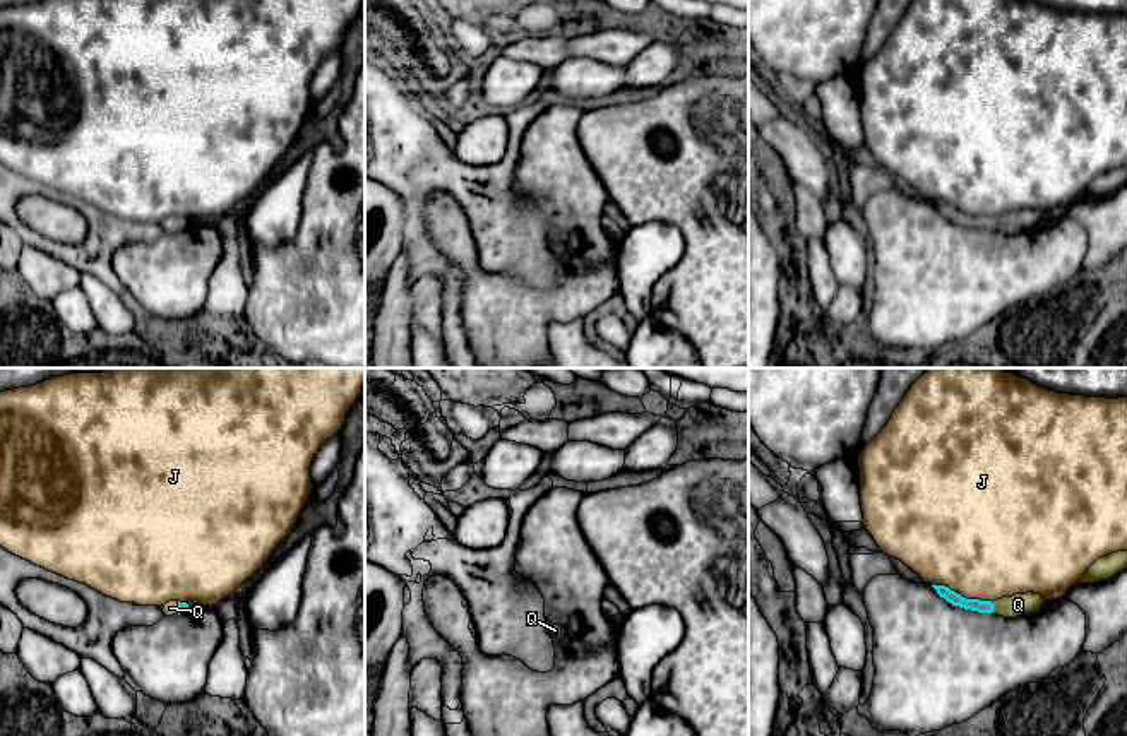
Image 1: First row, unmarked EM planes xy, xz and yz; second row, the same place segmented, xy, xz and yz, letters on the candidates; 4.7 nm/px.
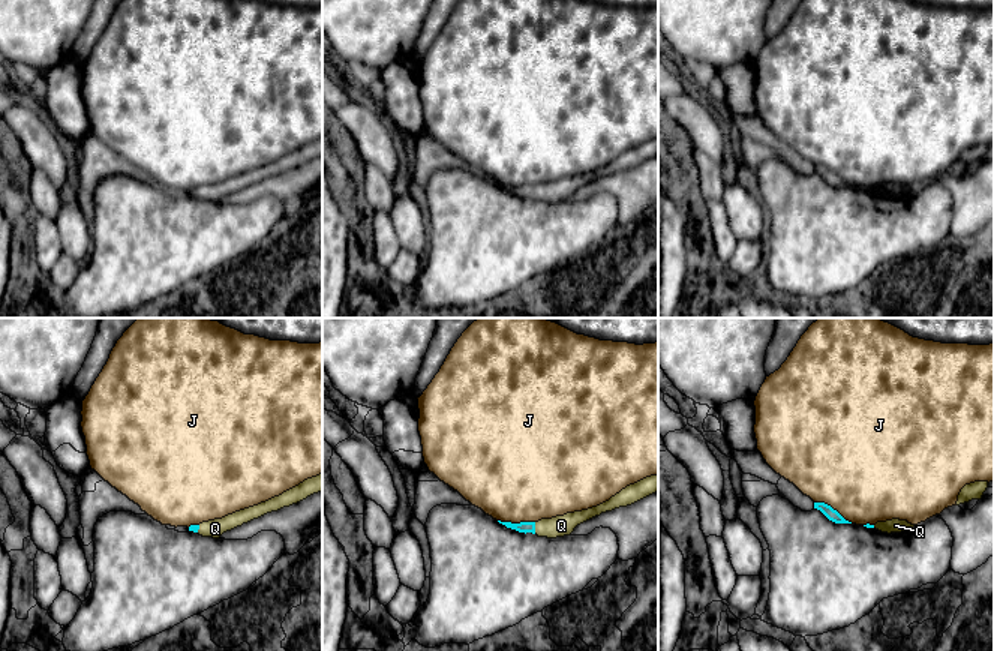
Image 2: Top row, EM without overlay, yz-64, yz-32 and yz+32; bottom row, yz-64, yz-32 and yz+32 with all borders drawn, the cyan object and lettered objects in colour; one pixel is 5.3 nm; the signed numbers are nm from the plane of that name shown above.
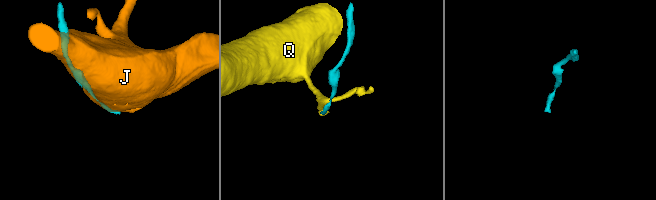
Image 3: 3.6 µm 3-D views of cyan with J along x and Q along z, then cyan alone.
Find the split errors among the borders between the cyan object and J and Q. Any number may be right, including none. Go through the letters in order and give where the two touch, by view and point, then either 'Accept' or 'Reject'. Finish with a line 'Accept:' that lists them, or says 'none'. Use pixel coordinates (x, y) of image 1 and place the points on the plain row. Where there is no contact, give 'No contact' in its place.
J: Touches cyan at yz (961, 213). Reject
Q: Touches cyan at yz (992, 225). Accept
Accept: Q

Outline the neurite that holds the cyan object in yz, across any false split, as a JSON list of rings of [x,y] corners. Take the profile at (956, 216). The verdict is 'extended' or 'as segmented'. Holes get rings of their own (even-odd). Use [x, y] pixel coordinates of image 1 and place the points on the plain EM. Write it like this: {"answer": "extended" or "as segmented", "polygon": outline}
{"answer": "extended", "polygon": [[[932,202],[940,214],[944,214],[952,223],[959,223],[964,226],[978,228],[978,229],[993,229],[1004,234],[1016,234],[1023,231],[1038,229],[1045,216],[1040,211],[1016,211],[1012,214],[1002,214],[997,217],[980,217],[980,216],[966,216],[961,211],[951,207],[945,202]]]}

